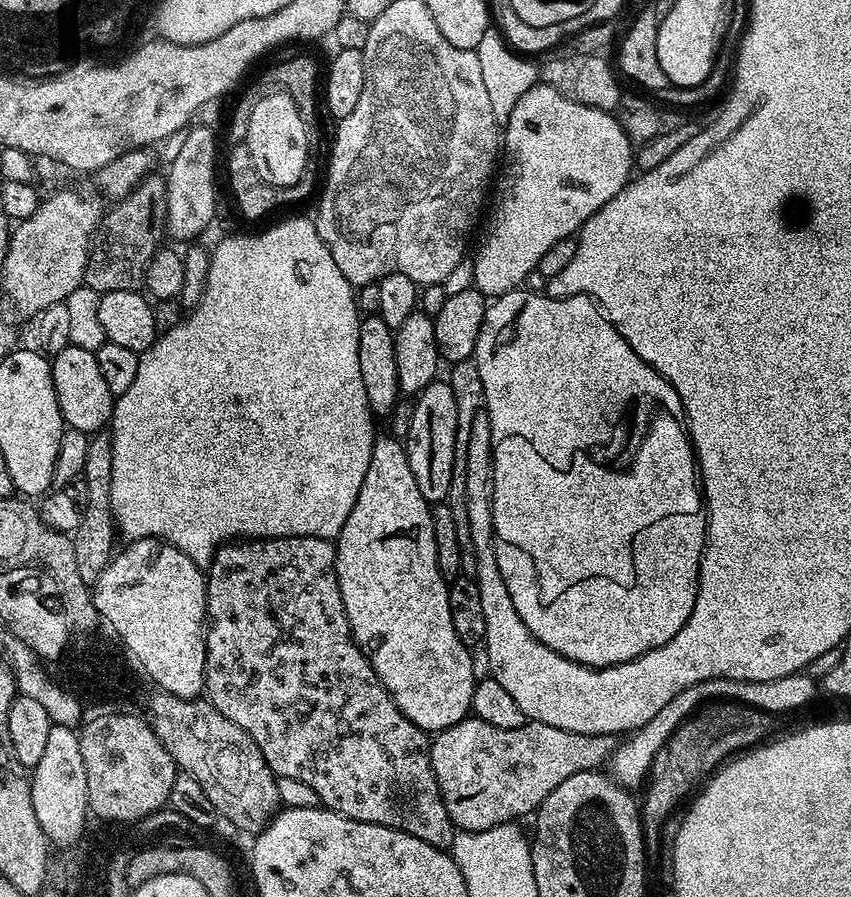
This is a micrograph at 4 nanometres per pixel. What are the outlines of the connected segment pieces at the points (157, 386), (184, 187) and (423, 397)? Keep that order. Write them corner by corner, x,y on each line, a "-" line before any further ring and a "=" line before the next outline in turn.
292,216
265,232
256,232
253,236
228,236
217,248
211,249
210,270
206,278
206,290
204,297
197,302
173,329
166,330
157,335
156,340
144,352
140,353
138,362
138,374
134,383
126,389
126,394
115,397
110,421
110,435
112,438
112,453
114,454
114,470
110,478
110,502
112,503
112,515
116,521
116,527
121,533
128,535
129,541
133,540
163,540
164,543
182,550
190,562
207,566
216,556
217,548
229,543
239,541
241,538
255,538
269,540
270,538
290,538
291,536
309,536
310,538
322,538
335,541
340,535
342,526
346,526
346,518
350,518
350,510
354,510
354,502
358,502
358,490
362,490
362,478
366,478
366,470
370,470
370,458
372,447
376,445
377,433
372,433
372,420
374,413
366,398
366,386
362,386
362,370
358,370
358,330
362,319
358,311
358,296
354,291
354,285
348,281
338,270
334,258
330,258
328,244
320,237
316,229
315,219
304,216
=
208,128
187,129
182,150
178,150
171,157
172,165
166,171
168,182
168,215
166,217
166,232
169,237
177,236
184,242
192,242
207,230
216,216
216,136
=
437,378
415,397
412,404
410,430
406,433
408,465
414,470
414,482
422,490
422,498
430,502
447,501
450,478
454,474
454,442
458,434
458,405
454,403
454,390
447,379

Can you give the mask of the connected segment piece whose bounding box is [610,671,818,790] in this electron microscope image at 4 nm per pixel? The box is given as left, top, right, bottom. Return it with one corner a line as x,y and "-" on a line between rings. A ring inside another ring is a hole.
807,671
795,672
786,678
774,678
770,682
750,682
749,680
707,680
698,682
682,694
674,694
650,722
646,722
635,732
627,737
625,742
617,743
616,753
612,755
610,761
610,775
616,783
629,790
636,790
636,787
643,785
648,779
648,773
652,771
652,763
662,750
662,746
674,734
674,730
679,724
684,723
689,716
693,715
701,706
709,702
728,701
737,704
747,704
749,708
756,708
759,712
777,714
776,712
792,712
795,708
804,708
816,696
818,684
808,677

